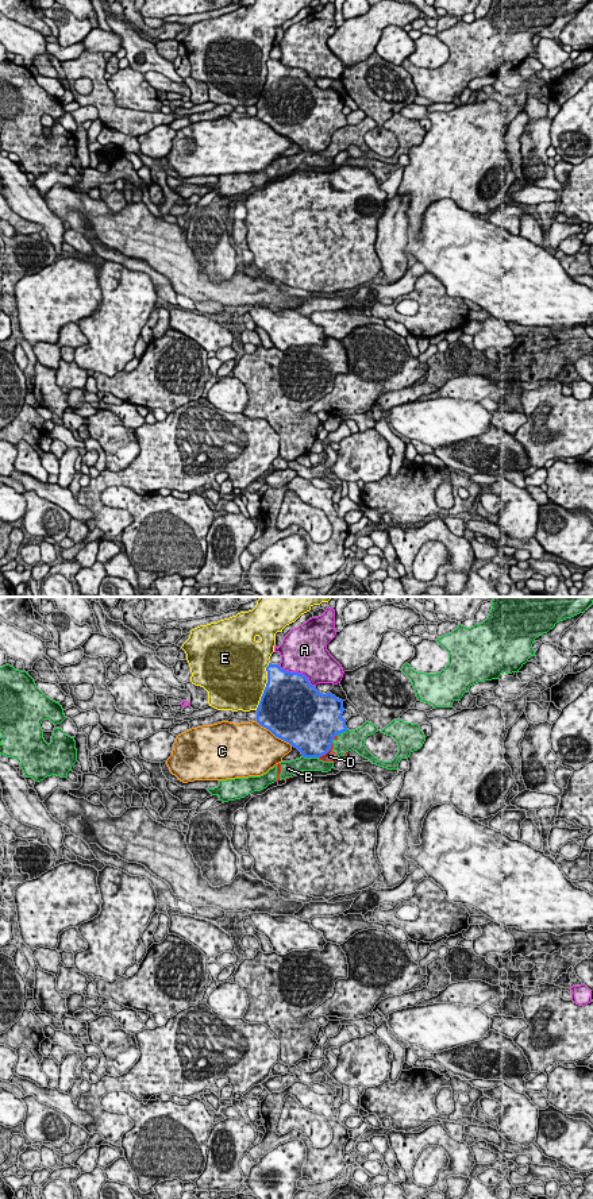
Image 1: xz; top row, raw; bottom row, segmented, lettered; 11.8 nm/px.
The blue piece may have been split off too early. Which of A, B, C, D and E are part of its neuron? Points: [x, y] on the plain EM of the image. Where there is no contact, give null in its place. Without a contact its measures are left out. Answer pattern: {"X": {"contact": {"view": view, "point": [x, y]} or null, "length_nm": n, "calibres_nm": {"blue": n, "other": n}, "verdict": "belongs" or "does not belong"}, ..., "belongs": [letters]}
{"A": {"contact": {"view": "xz", "point": [297, 68]}, "length_nm": 500, "calibres_nm": {"blue": 480, "other": 500}, "verdict": "does not belong"}, "B": {"contact": {"view": "xz", "point": [311, 151]}, "length_nm": 190, "calibres_nm": {"blue": 480, "other": 170}, "verdict": "does not belong"}, "C": {"contact": {"view": "xz", "point": [274, 130]}, "length_nm": 550, "calibres_nm": {"blue": 500, "other": 500}, "verdict": "does not belong"}, "D": {"contact": {"view": "xz", "point": [327, 146]}, "length_nm": 260, "calibres_nm": {"blue": 480, "other": 130}, "verdict": "does not belong"}, "E": {"contact": {"view": "xz", "point": [266, 81]}, "length_nm": 600, "calibres_nm": {"blue": 500, "other": 480}, "verdict": "does not belong"}, "belongs": []}

